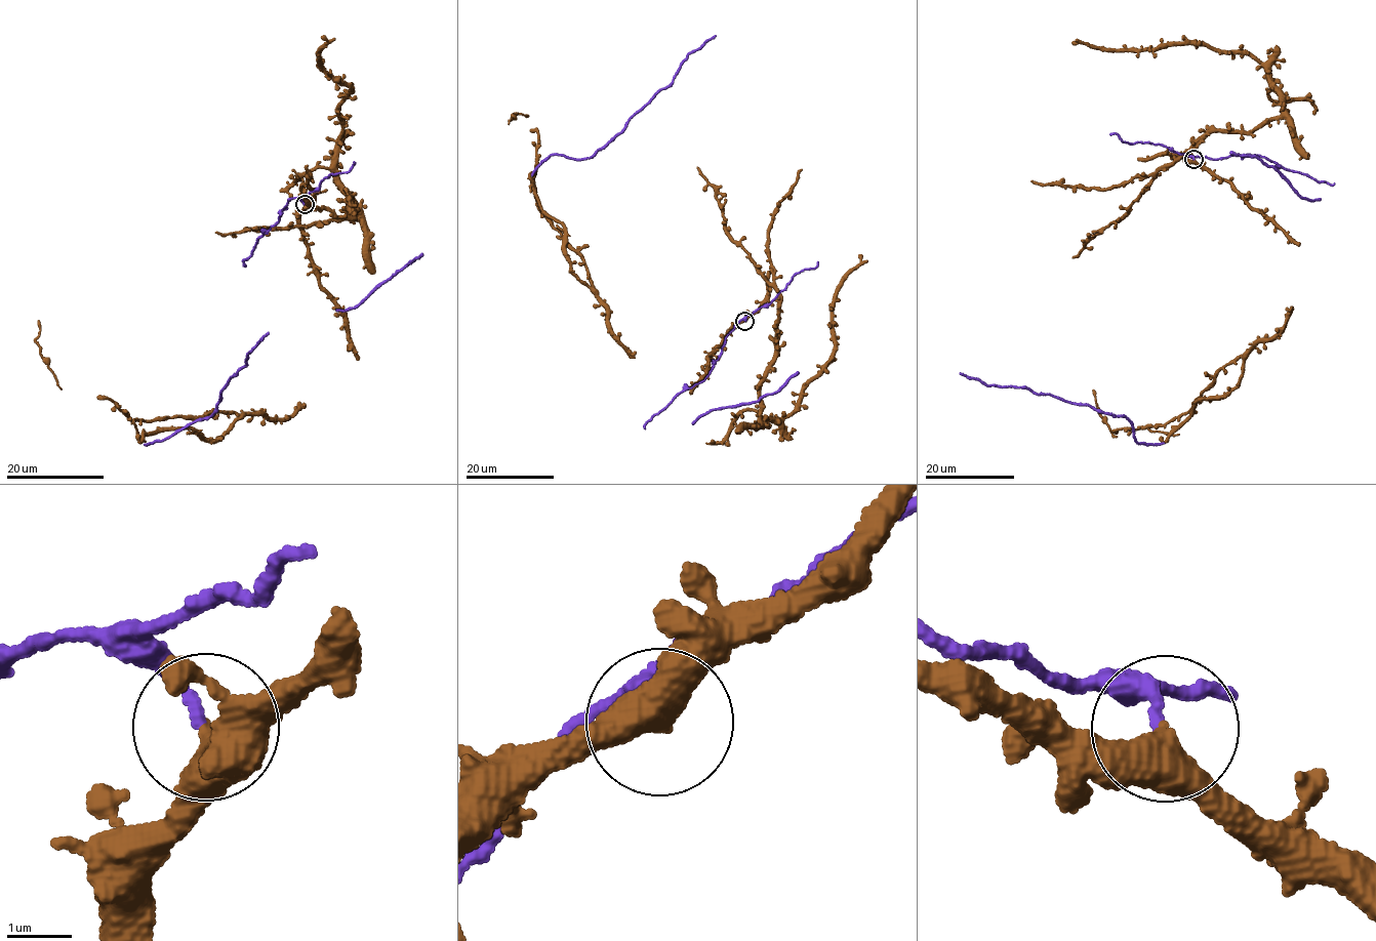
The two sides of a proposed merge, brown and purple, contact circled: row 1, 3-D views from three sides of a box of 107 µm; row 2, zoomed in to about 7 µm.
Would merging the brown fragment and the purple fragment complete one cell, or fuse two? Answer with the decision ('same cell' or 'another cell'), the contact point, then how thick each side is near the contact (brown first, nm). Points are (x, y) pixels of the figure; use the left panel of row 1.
another cell; place (305, 204); calibres 400 and 140 nm

